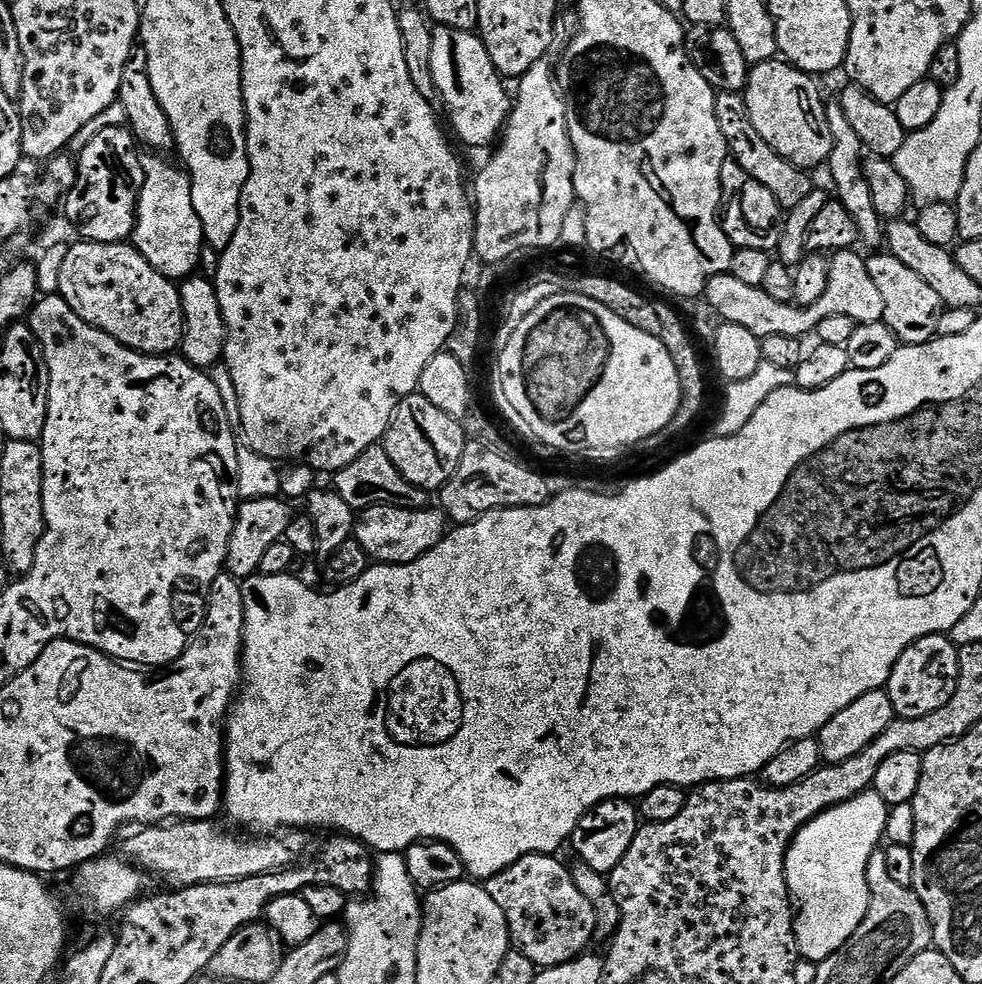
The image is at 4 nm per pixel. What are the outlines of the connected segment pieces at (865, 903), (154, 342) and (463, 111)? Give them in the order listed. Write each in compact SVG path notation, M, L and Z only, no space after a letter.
M869 790L838 806L827 808L793 838L792 845L788 847L788 856L784 860L784 869L791 895L798 905L794 916L794 931L796 946L803 959L805 956L806 959L812 960L811 962L819 962L830 958L830 954L839 950L854 934L854 930L858 930L862 918L866 918L866 910L870 906L870 886L866 870L870 858L885 839L889 807L876 791Z
M76 242L62 262L58 294L88 324L146 356L172 354L184 342L180 289L167 280L131 243Z
M433 27L434 47L430 53L430 70L434 70L434 86L440 95L442 108L448 111L447 123L452 123L451 131L456 131L455 139L468 148L484 148L487 144L495 145L501 139L508 123L508 114L512 110L513 101L510 99L510 88L507 88L505 77L490 62L490 54L486 54L486 46L476 32L466 30L450 30L449 28Z

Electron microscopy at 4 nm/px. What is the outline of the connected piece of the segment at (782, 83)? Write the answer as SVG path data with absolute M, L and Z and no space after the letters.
M783 59L767 60L751 65L748 85L743 98L754 130L774 146L774 150L786 162L805 170L827 165L832 149L832 135L825 101L820 101L820 92L811 75L800 72Z

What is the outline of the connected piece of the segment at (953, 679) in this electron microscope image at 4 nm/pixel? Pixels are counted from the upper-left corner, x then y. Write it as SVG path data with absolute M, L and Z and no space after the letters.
M935 632L918 638L918 642L906 646L890 674L886 685L890 706L894 706L901 720L926 718L926 714L942 710L942 706L954 698L959 677L960 648L952 641L951 635Z

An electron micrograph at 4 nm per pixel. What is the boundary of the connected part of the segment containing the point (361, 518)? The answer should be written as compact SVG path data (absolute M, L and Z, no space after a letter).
M371 504L356 518L354 539L362 542L362 550L382 564L409 564L425 556L446 535L446 517L435 507L410 510L385 504Z

